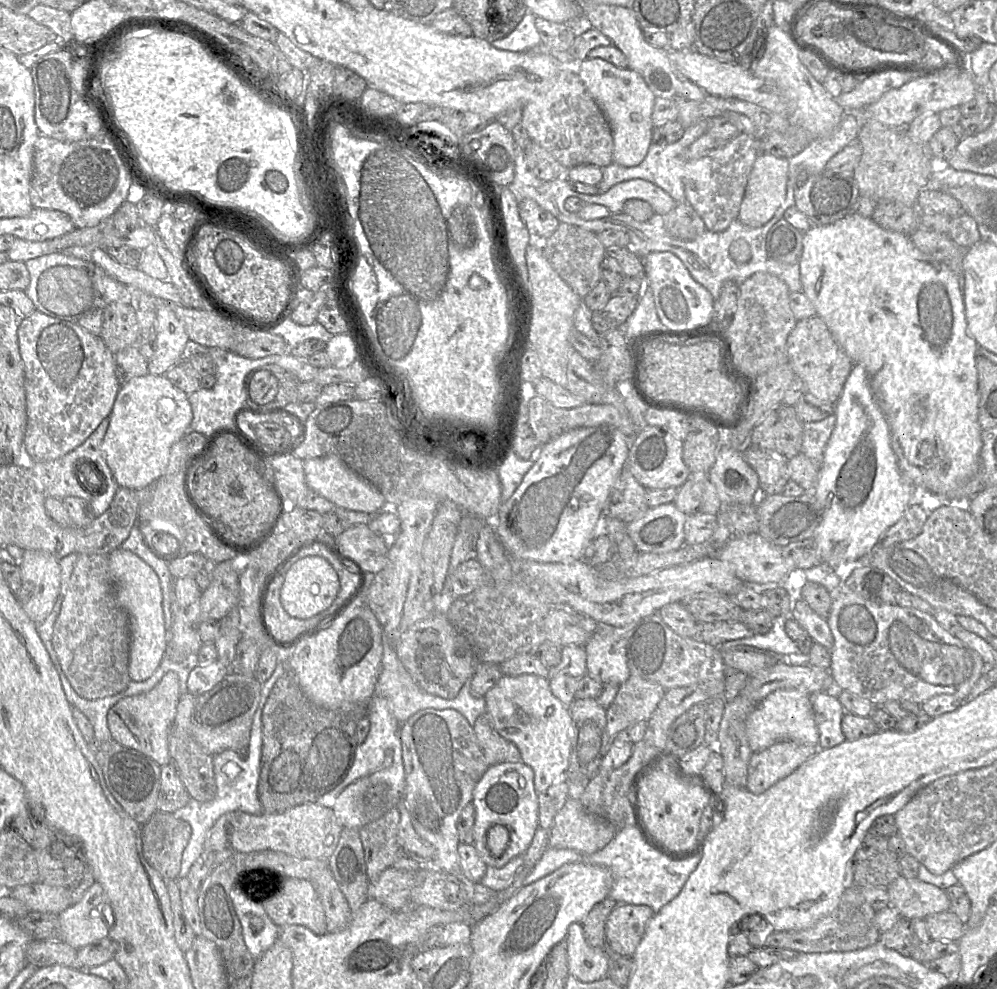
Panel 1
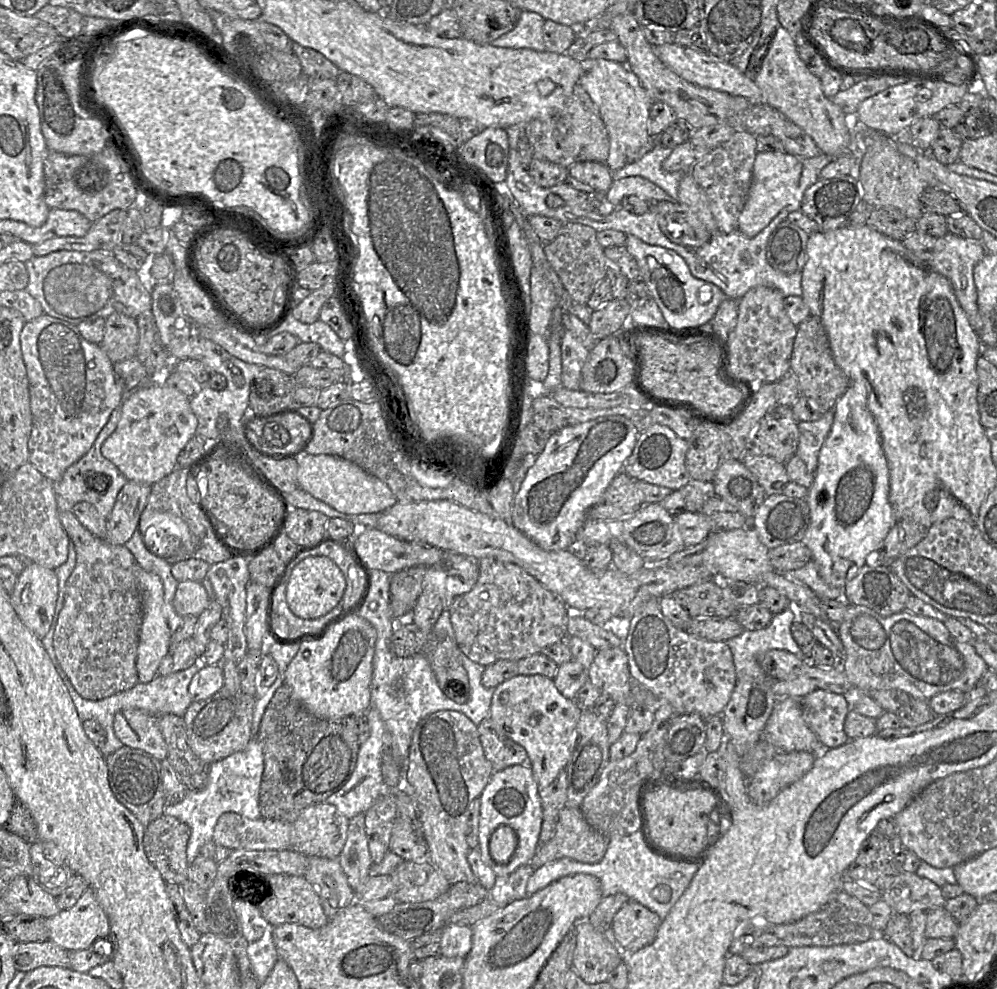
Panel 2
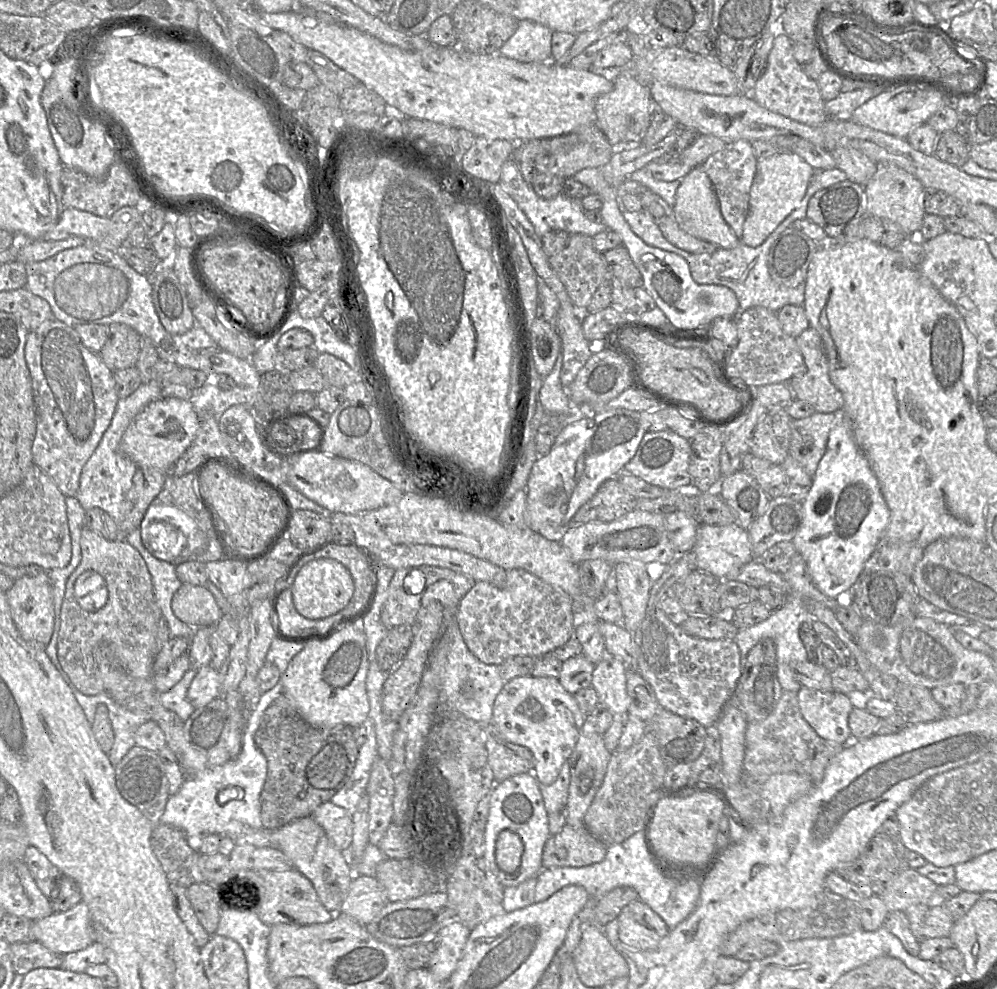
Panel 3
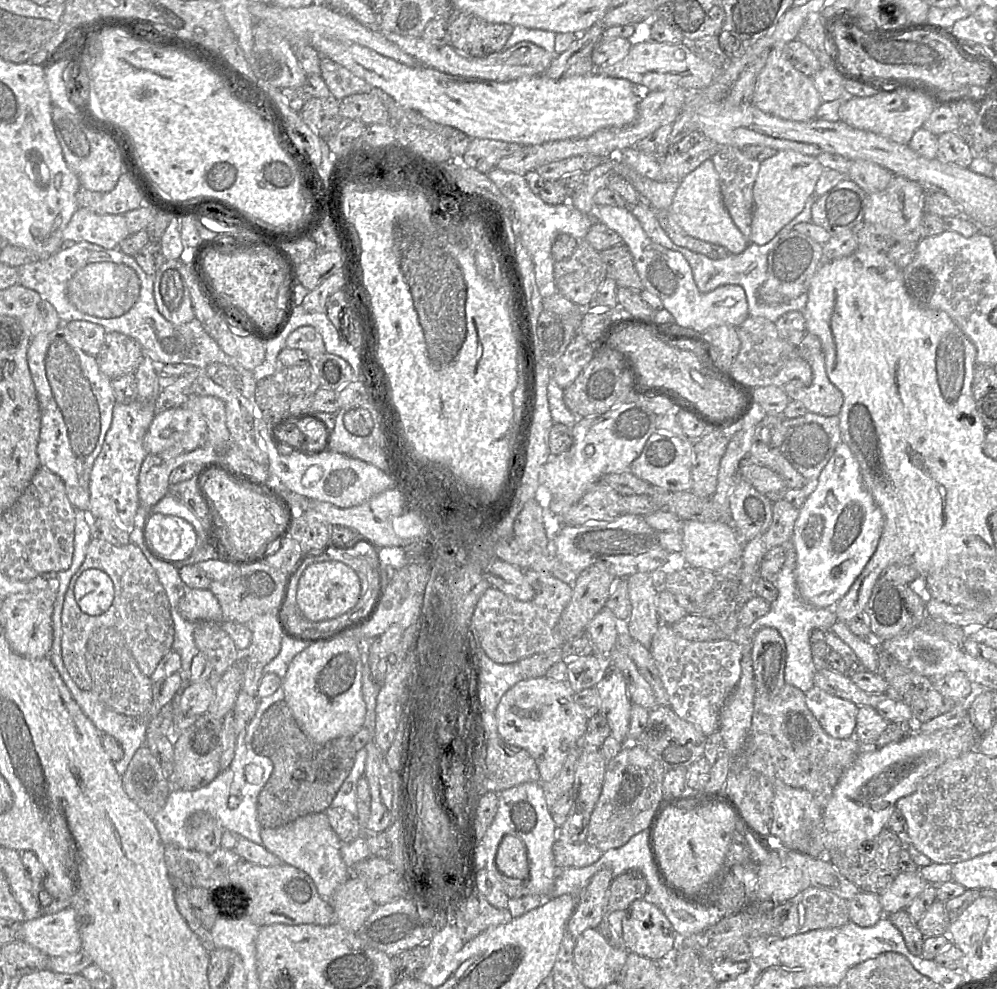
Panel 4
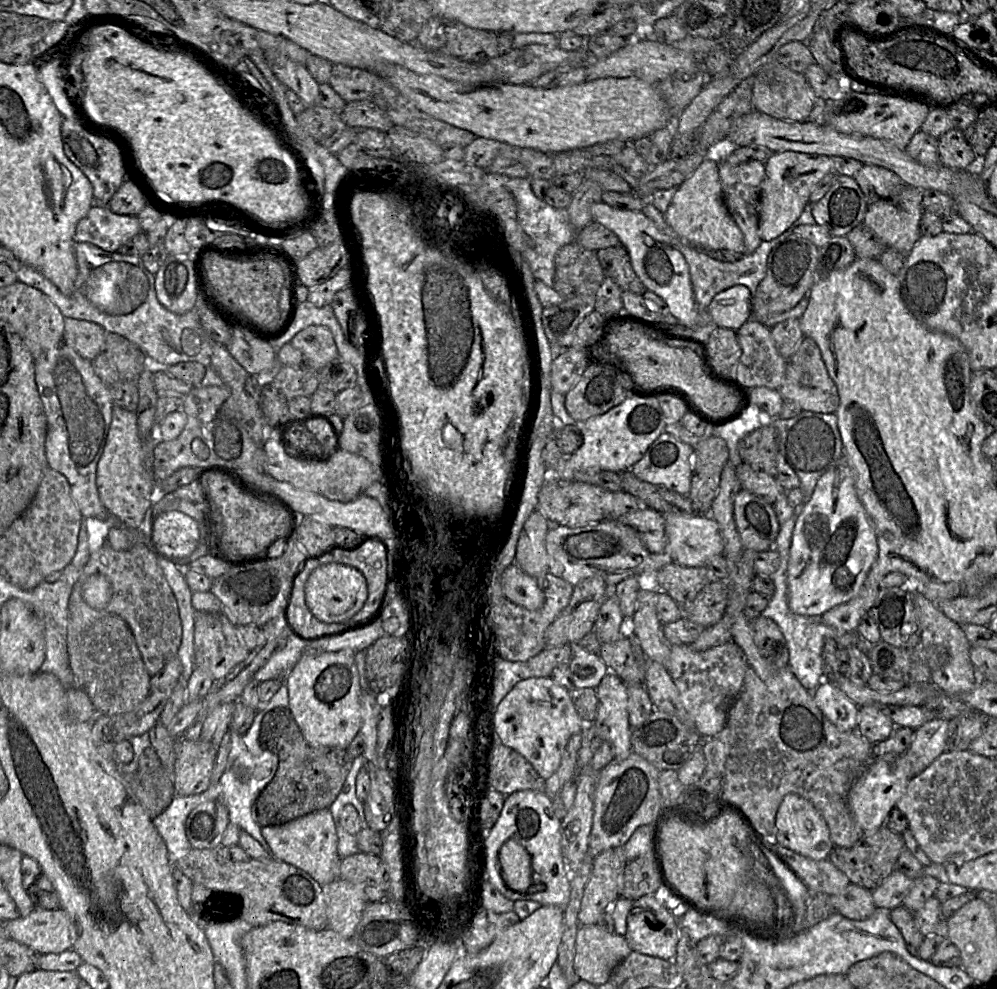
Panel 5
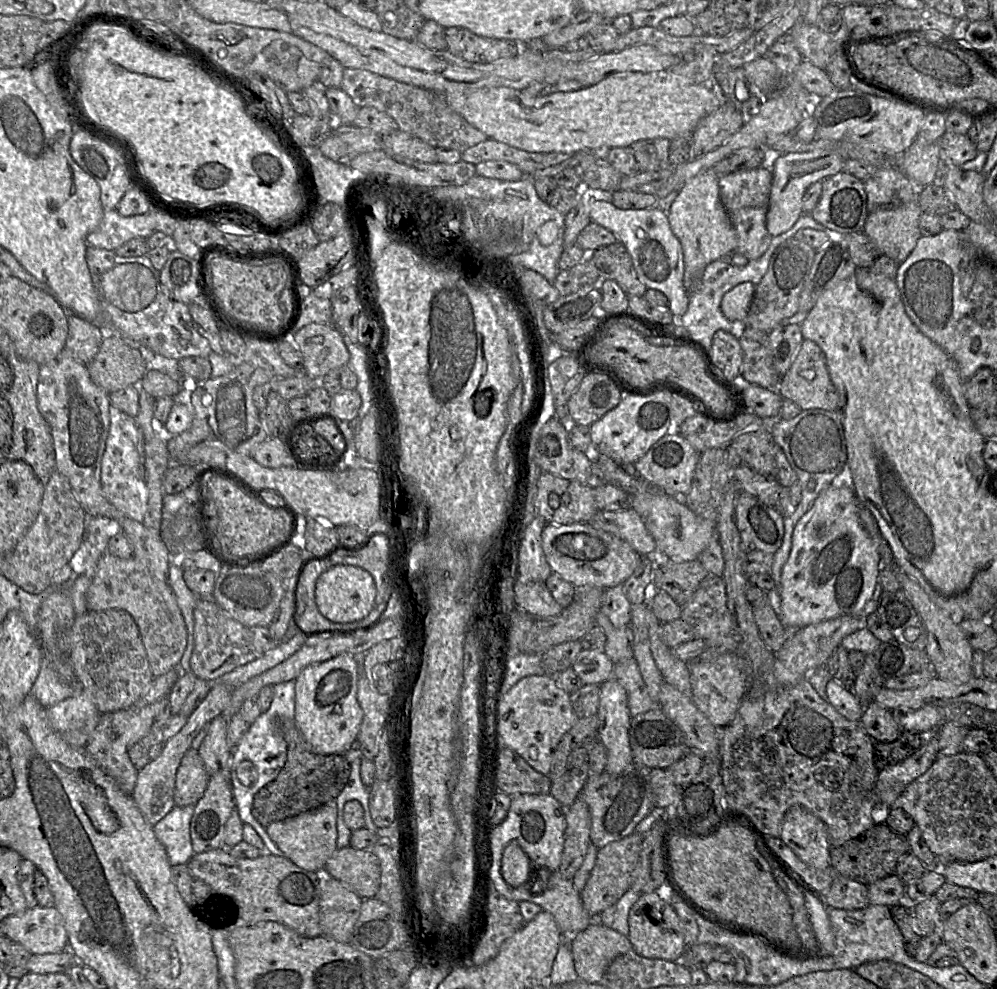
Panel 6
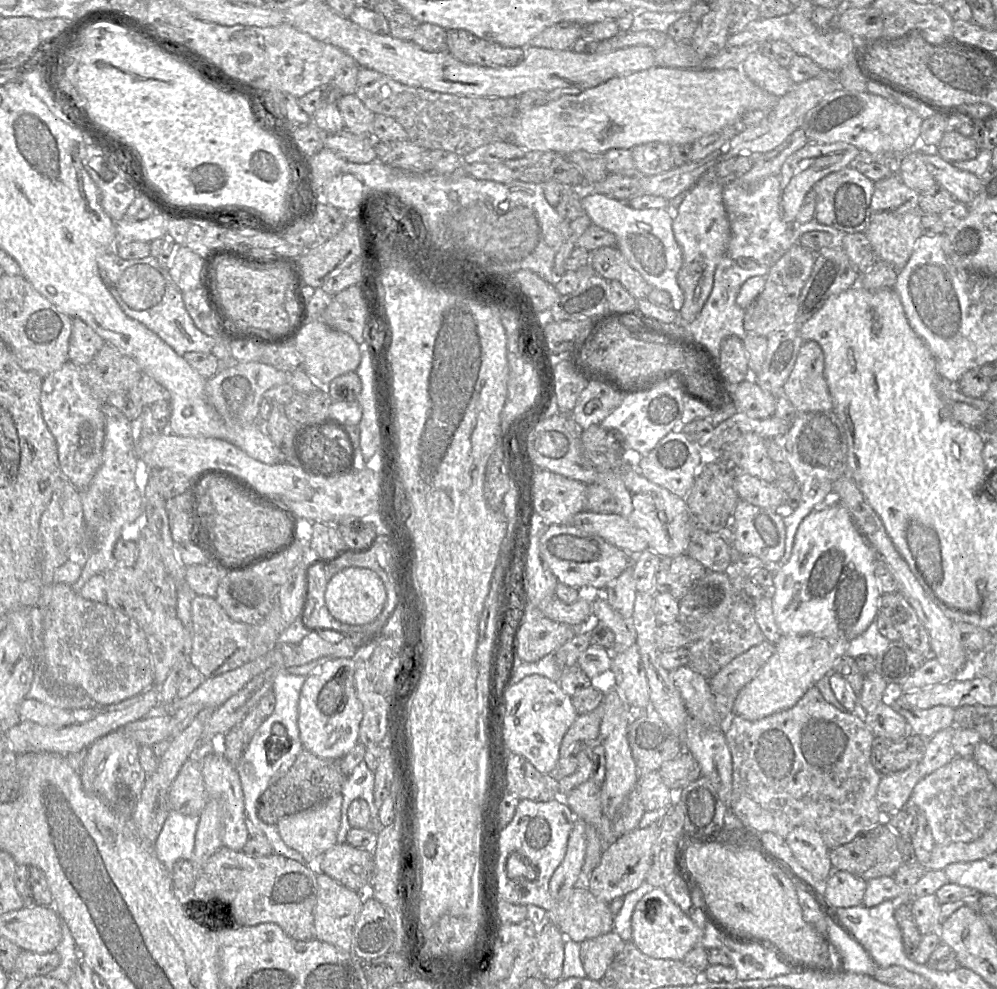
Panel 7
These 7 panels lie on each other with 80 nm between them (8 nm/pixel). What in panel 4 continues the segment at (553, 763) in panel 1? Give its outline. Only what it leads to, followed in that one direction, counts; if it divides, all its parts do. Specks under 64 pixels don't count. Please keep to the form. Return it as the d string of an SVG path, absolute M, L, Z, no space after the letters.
M546 677L522 679L498 704L495 714L498 733L505 742L525 749L533 757L542 783L559 773L573 748L583 749L588 718L575 703L573 694L565 682Z

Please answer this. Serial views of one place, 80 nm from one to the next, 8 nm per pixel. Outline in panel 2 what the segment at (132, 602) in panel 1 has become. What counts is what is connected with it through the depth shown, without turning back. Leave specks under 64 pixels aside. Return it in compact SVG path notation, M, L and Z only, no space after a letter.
M139 566L137 584L140 588L143 605L143 618L140 628L136 656L136 669L140 683L152 681L158 675L158 668L171 647L171 634L163 608L164 590L161 578Z

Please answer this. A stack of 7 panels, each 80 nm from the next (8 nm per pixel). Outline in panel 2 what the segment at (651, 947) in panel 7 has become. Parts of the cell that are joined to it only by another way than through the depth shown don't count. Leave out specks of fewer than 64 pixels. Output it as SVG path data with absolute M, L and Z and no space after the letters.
M630 900L615 914L611 928L625 950L637 951L653 943L661 922L656 913Z

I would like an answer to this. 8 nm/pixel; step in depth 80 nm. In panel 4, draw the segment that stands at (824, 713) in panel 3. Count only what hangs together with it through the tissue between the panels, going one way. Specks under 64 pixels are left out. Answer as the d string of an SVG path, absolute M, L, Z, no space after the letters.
M818 687L805 692L805 701L827 734L838 739L854 737L859 708L856 704Z

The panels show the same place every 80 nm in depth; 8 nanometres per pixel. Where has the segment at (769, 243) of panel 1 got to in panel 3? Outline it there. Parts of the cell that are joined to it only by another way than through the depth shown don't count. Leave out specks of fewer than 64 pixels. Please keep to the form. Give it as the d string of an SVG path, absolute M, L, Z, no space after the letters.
M789 227L772 244L767 266L773 281L779 286L795 288L805 283L807 271L819 243Z

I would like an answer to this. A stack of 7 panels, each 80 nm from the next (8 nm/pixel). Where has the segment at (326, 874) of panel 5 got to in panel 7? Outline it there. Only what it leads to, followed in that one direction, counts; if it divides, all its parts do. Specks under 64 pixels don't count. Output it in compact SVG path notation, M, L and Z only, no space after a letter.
M339 793L310 809L282 818L276 826L283 842L299 852L305 862L316 863L322 854L337 844L342 800L342 795Z

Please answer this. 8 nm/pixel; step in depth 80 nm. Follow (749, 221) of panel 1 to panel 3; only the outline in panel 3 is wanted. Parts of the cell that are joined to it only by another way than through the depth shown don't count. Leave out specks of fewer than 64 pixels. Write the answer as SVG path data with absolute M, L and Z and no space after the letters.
M780 152L768 158L757 159L741 241L750 247L760 246L776 227L801 205L814 173L811 165L791 152Z

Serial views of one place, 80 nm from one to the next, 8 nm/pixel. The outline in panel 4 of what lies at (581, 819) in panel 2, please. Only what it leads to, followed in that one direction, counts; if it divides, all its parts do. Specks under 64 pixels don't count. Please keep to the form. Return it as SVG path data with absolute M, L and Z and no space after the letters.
M557 839L553 844L555 865L559 869L582 868L596 863L603 852L587 841L573 844Z

